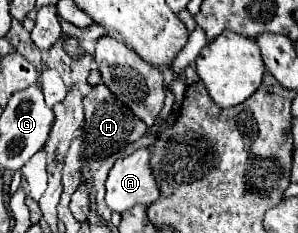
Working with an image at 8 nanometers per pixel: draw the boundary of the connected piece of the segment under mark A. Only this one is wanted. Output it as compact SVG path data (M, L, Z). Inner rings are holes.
M140 148L120 158L108 172L106 204L112 212L126 212L132 206L148 206L158 198L158 184L150 170L150 150Z

